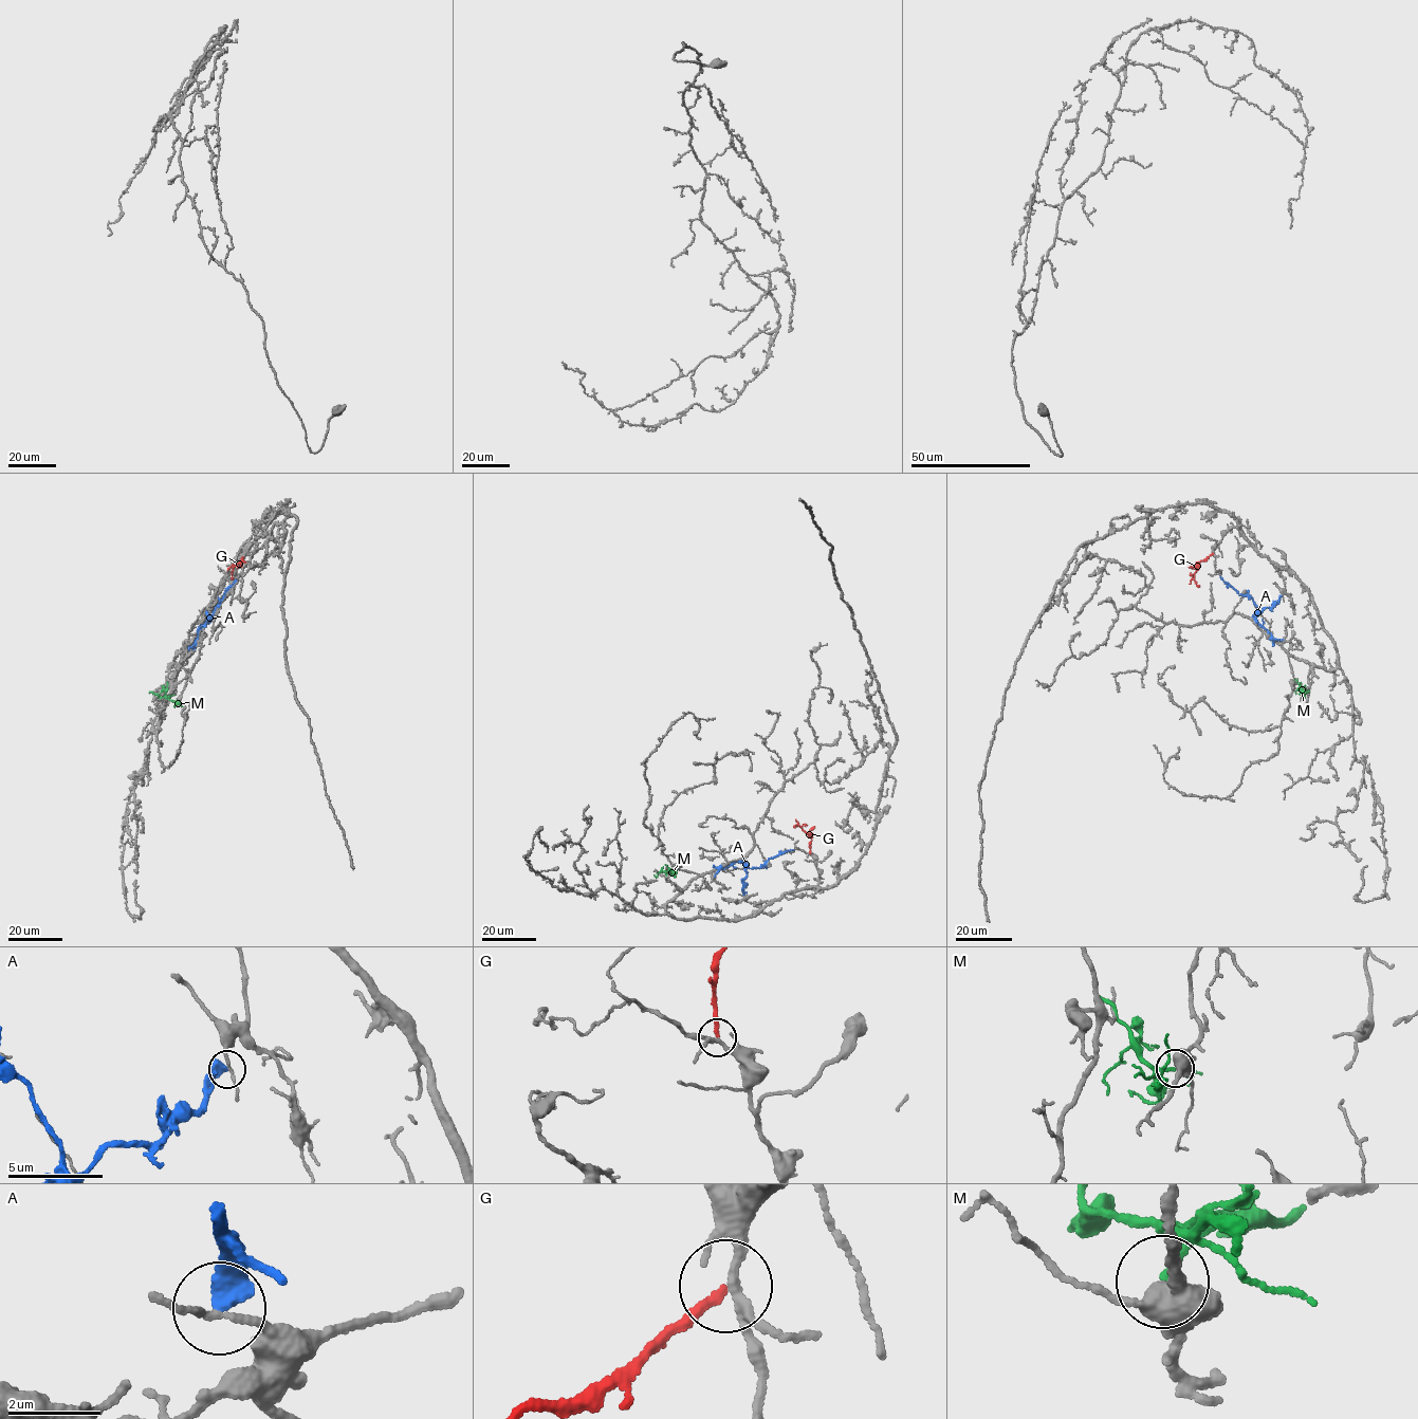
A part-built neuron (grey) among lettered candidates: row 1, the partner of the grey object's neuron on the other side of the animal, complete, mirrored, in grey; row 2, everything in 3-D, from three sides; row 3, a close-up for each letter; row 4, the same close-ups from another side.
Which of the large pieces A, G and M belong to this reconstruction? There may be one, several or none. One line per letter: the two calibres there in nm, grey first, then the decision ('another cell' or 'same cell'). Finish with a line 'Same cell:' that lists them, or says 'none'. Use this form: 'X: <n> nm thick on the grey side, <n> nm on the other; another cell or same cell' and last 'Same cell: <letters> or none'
A: 120 nm thick on the grey side, 500 nm on the other; another cell
G: 170 nm thick on the grey side, 200 nm on the other; same cell
M: 460 nm thick on the grey side, 170 nm on the other; another cell
Same cell: G

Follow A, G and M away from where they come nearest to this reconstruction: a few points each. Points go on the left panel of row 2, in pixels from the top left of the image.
A: (206, 612), (209, 621), (236, 579)
G: (242, 557), (242, 560), (233, 565), (231, 579)
M: (164, 696), (182, 707)

